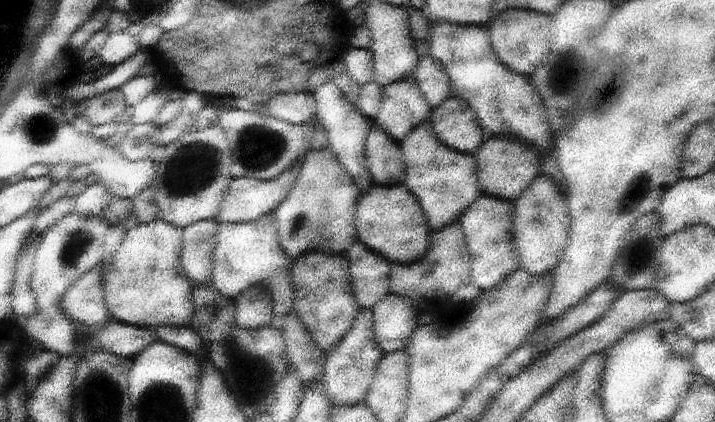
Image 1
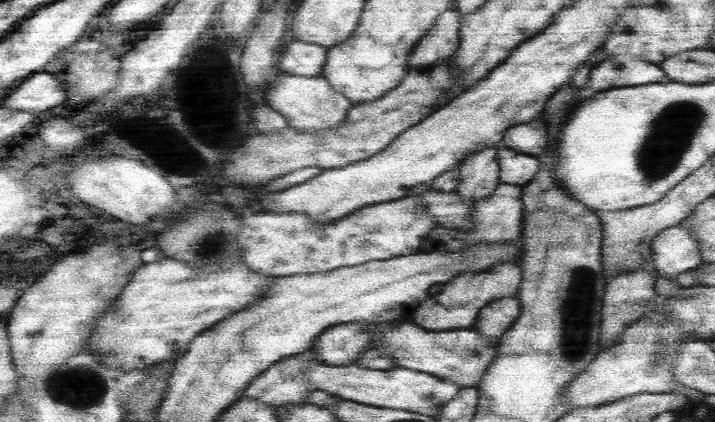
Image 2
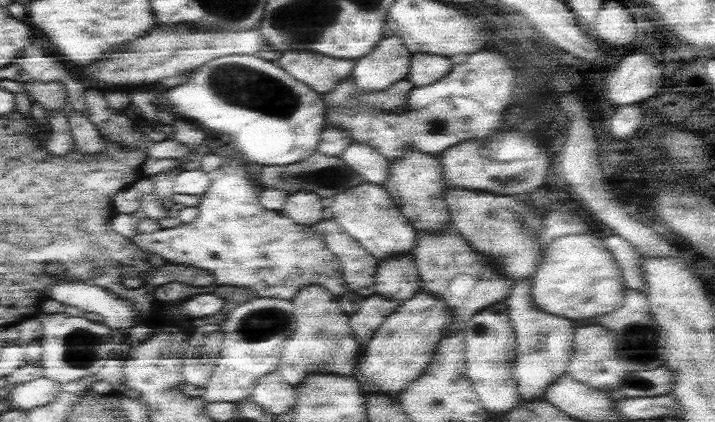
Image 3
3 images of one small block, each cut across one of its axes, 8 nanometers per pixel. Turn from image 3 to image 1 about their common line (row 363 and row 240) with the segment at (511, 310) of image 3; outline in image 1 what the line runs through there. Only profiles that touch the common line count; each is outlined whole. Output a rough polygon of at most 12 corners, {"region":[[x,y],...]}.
{"region":[[539,176],[515,200],[519,270],[541,276],[567,244],[569,210]]}

